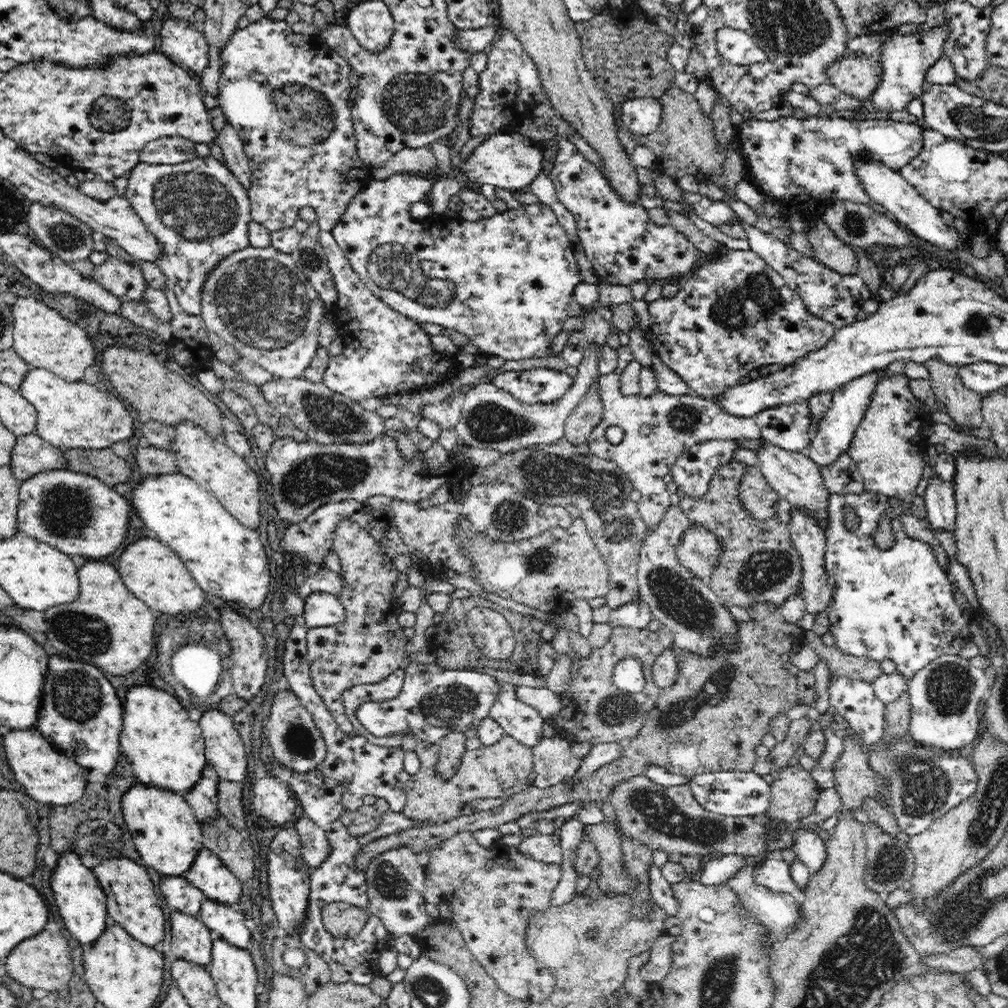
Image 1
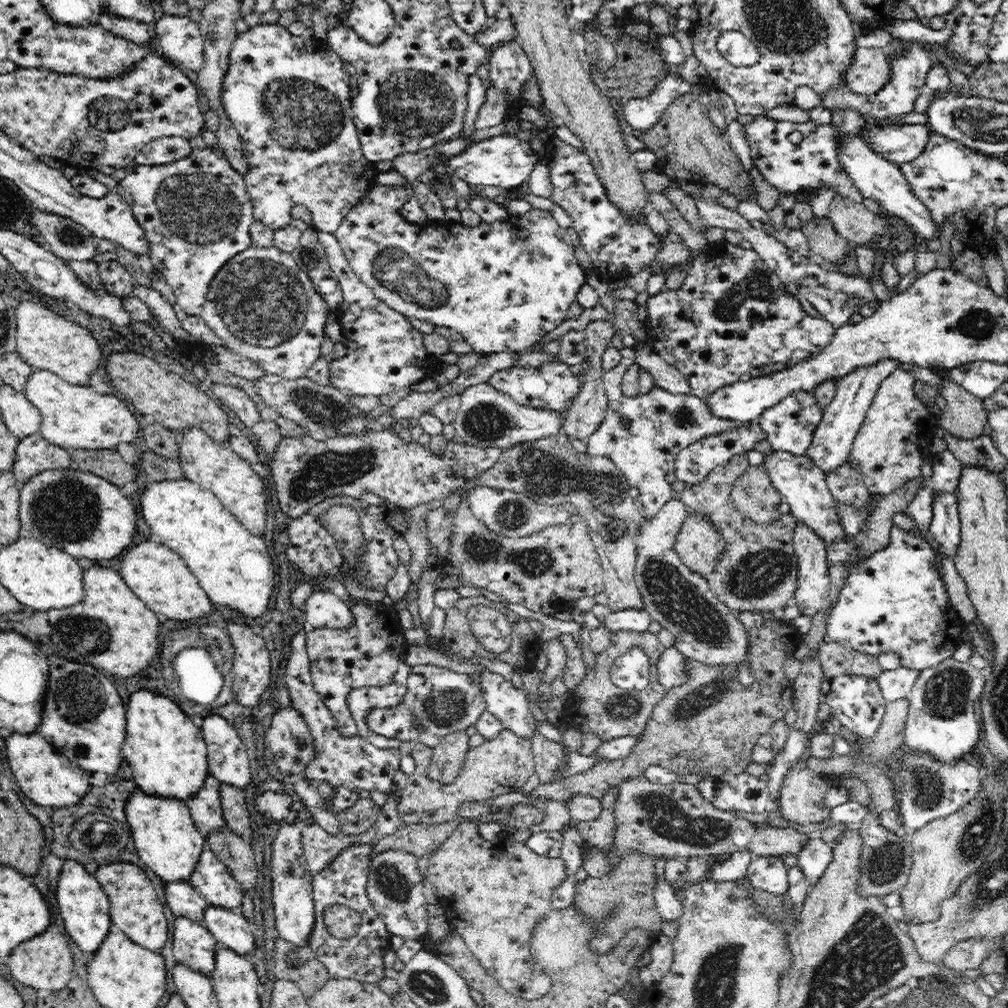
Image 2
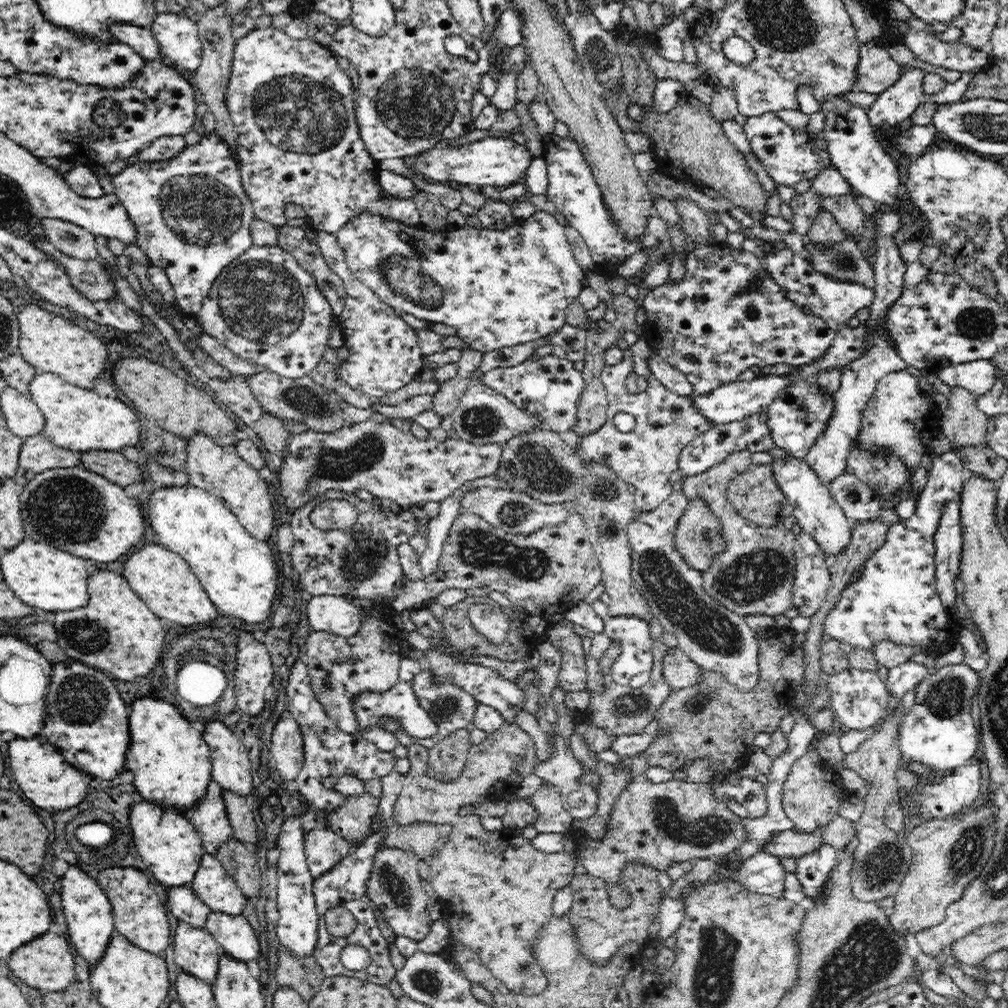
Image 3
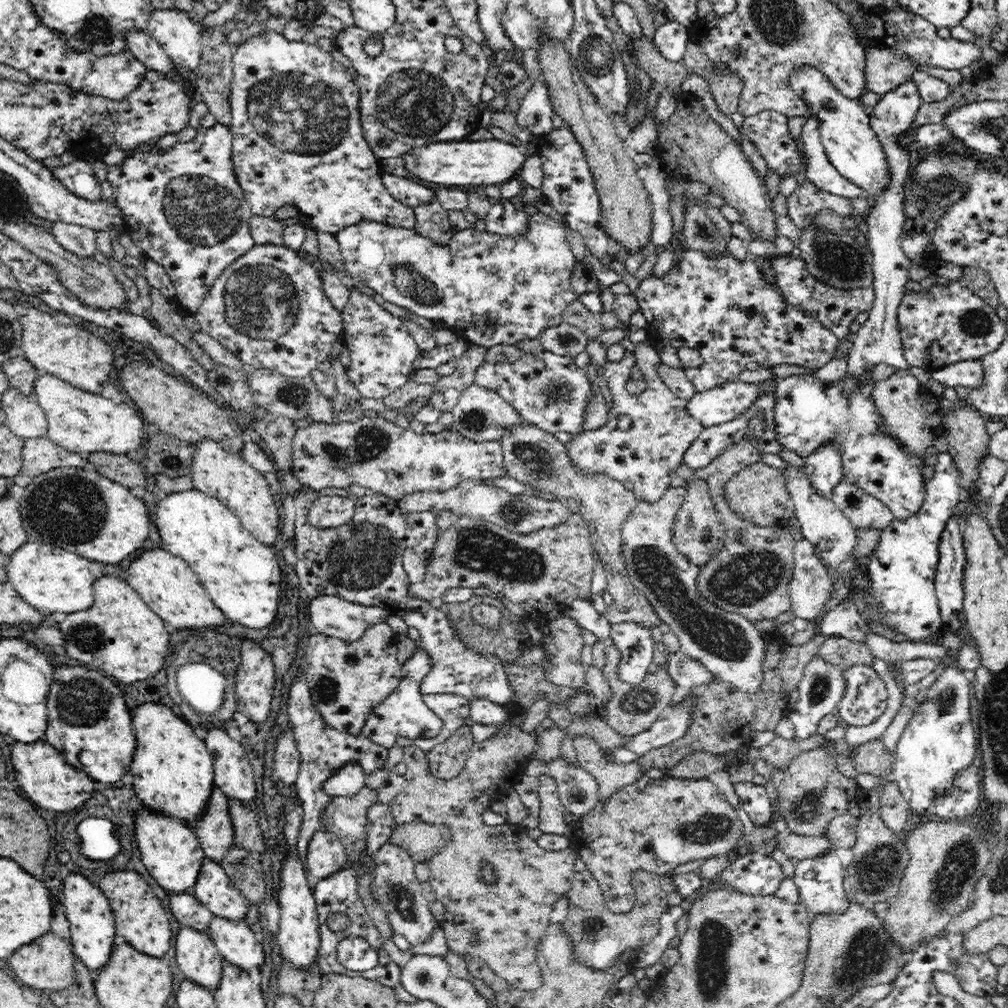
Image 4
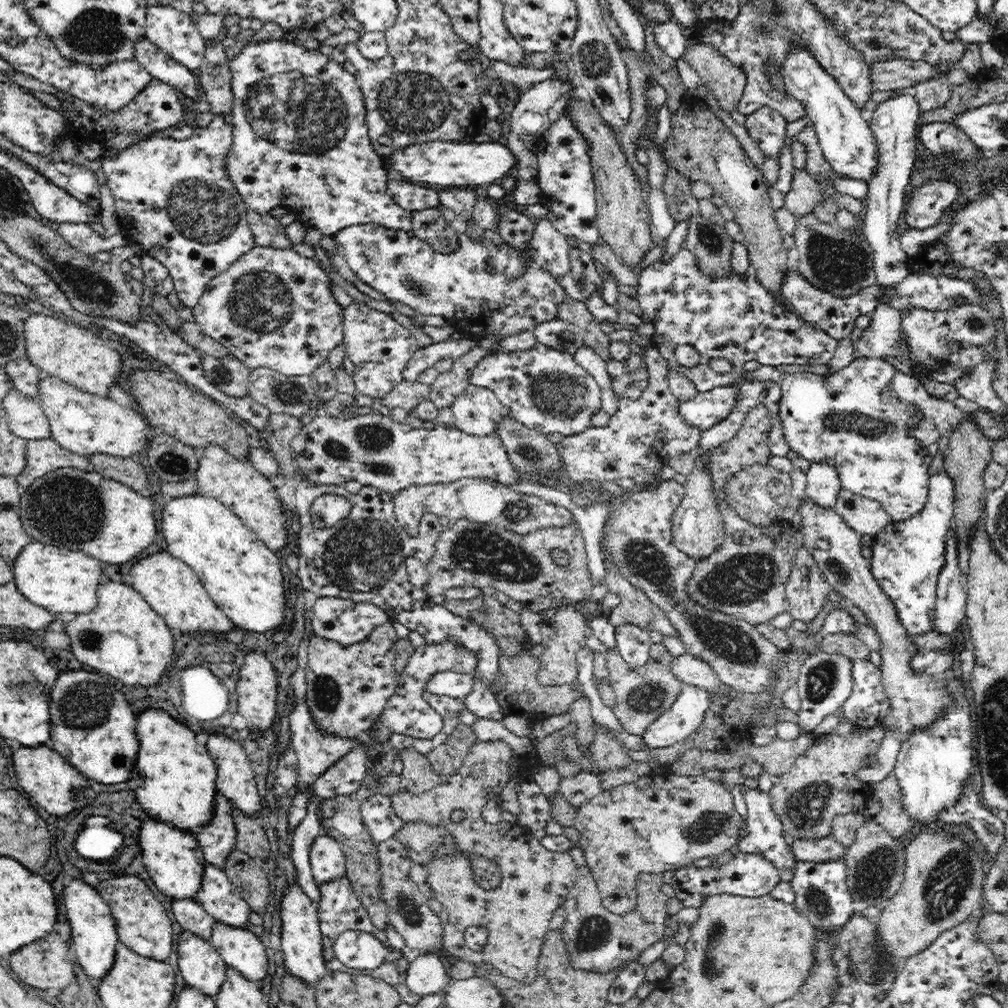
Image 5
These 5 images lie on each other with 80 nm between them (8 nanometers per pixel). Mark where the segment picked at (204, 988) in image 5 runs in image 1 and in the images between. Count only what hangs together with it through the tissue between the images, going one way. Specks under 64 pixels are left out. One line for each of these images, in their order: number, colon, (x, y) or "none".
1: (191, 940)
2: (194, 945)
3: (195, 950)
4: (197, 956)

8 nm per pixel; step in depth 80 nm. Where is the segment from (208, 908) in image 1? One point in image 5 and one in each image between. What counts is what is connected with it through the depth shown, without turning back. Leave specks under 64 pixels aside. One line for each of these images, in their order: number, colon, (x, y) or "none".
2: (230, 929)
3: (236, 938)
4: (237, 944)
5: (243, 951)

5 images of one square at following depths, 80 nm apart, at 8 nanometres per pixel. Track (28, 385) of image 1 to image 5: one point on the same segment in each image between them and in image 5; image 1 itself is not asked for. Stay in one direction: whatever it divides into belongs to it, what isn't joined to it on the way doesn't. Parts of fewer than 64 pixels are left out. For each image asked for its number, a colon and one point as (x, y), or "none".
2: (74, 417)
3: (77, 419)
4: (81, 422)
5: (81, 422)

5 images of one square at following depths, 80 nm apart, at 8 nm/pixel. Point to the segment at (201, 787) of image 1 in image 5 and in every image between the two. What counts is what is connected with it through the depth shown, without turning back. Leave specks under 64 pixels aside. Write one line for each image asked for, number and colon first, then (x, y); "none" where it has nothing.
2: (205, 807)
3: (209, 816)
4: (216, 833)
5: (217, 840)

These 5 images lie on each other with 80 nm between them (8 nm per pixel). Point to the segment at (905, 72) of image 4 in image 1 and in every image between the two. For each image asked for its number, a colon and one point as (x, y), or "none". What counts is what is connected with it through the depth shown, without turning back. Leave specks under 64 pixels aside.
1: (857, 75)
2: (870, 70)
3: (876, 71)

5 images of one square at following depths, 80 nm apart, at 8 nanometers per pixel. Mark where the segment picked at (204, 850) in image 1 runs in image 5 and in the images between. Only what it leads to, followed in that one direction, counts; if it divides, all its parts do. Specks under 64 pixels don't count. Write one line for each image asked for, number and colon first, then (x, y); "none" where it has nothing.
2: (211, 878)
3: (212, 883)
4: (214, 889)
5: (218, 896)

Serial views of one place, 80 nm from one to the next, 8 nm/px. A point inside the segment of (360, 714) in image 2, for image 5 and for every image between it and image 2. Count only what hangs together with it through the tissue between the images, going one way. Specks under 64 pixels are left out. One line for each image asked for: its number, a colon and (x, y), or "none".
3: (400, 702)
4: (405, 713)
5: (407, 712)

